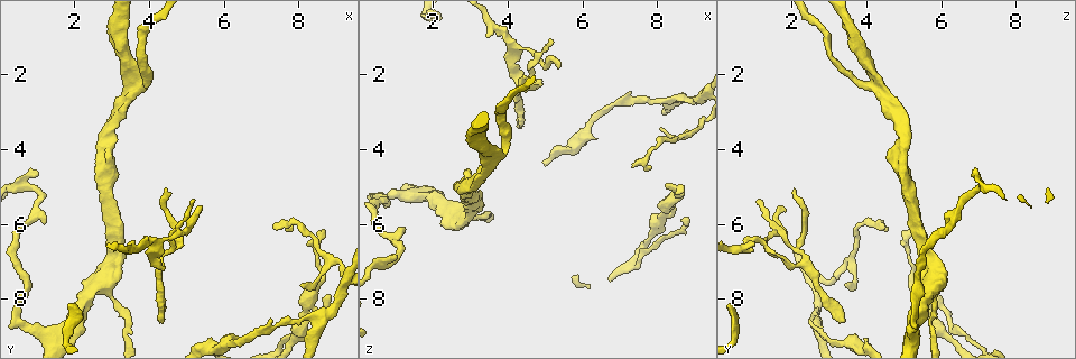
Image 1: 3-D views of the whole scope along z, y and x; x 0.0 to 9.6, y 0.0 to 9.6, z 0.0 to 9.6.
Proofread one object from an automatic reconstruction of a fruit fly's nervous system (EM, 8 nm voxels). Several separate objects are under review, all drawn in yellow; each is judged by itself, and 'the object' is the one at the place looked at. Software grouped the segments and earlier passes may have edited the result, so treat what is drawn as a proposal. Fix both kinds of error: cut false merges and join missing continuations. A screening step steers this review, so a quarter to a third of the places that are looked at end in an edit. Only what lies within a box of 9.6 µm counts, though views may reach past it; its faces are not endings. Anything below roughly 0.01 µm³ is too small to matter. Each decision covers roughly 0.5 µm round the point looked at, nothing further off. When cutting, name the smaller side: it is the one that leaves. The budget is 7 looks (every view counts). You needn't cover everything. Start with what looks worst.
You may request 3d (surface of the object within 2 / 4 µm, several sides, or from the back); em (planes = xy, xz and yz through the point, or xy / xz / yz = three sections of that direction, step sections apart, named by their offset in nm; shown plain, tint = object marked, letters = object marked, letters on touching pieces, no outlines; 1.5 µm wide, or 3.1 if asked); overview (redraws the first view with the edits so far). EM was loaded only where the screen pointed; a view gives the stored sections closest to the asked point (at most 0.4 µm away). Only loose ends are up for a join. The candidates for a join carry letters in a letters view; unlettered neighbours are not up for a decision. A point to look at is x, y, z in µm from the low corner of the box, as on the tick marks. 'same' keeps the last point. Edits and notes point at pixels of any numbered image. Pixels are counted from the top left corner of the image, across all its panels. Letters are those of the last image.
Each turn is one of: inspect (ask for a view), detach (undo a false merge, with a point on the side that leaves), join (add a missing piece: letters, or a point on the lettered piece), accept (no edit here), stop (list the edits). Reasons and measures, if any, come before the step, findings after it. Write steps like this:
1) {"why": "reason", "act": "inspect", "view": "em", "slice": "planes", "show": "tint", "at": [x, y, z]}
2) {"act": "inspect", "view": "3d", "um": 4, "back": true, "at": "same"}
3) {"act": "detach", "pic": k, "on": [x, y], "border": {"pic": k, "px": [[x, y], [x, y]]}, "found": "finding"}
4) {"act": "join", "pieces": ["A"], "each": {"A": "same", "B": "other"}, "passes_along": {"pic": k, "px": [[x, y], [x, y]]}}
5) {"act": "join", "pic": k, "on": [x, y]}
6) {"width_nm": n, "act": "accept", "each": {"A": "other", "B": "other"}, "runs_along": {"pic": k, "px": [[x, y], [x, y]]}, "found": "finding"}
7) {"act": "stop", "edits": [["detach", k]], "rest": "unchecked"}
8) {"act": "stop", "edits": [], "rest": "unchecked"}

{"why": "branch stops here", "act": "inspect", "view": "3d", "um": 4, "at": [4.50, 5.10, 2.05]}

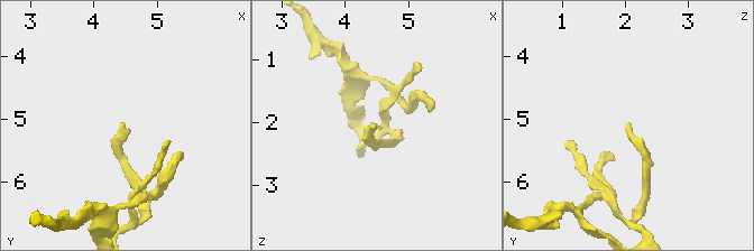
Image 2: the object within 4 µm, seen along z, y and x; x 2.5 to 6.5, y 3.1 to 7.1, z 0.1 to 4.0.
{"act": "inspect", "view": "em", "slice": "planes", "show": "letters", "at": [4.45, 5.10, 2.05]}

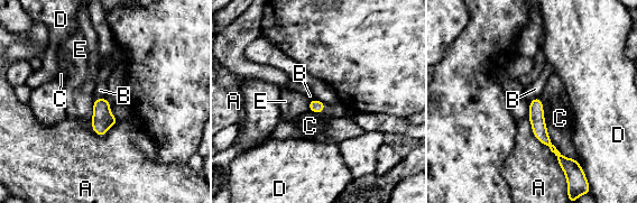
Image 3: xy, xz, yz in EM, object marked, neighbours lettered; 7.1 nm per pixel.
{"width_nm": 90, "act": "accept", "each": {"A": "other", "B": "other", "C": "other", "D": "other", "E": "other"}, "runs_along": {"pic": 3, "px": [[535, 101], [542, 136], [569, 162]]}, "found": "none of them fits"}

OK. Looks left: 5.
{"why": "end of a long branch", "act": "inspect", "view": "em", "slice": "xy", "step": 8, "show": "tint", "at": [4.30, 8.50, 3.40]}

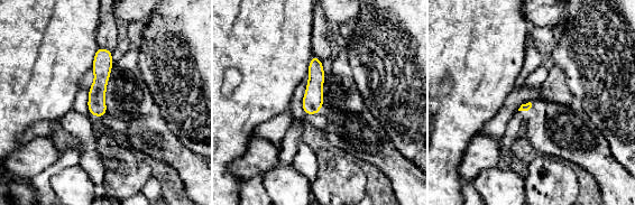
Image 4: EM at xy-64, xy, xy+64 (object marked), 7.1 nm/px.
{"act": "inspect", "view": "em", "slice": "planes", "show": "letters", "at": "same"}

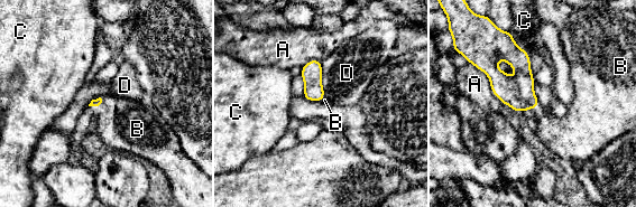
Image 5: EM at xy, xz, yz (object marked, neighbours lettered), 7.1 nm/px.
{"act": "join", "pieces": ["B"], "each": {"A": "other", "B": "same", "C": "other", "D": "other"}, "passes_along": {"pic": 5, "px": [[100, 100], [99, 104], [123, 125]]}, "found": "the cell continues"}

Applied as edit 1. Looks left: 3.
{"act": "stop", "edits": [["join", 5]], "rest": "unchecked"}

